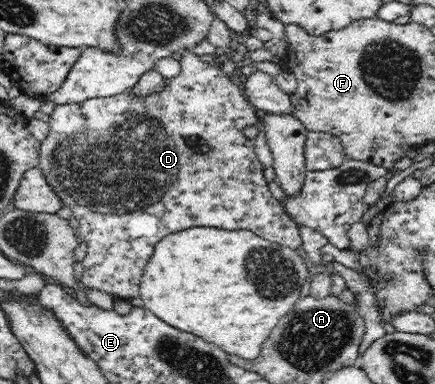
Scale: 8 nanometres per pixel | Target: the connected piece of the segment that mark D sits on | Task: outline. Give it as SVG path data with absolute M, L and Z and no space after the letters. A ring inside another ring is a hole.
M185 48L179 55L181 70L177 76L168 79L166 89L156 95L148 97L133 98L127 93L105 98L92 98L84 100L79 104L56 105L50 115L49 134L41 142L39 168L49 180L49 185L61 199L64 206L71 209L73 218L79 223L76 229L76 236L79 241L87 244L87 254L82 260L83 273L80 281L85 289L92 291L103 291L115 299L131 300L140 298L141 279L153 254L155 244L173 232L185 230L185 228L221 228L225 230L249 230L255 235L264 238L272 243L277 243L289 248L302 246L302 240L298 225L289 218L279 206L279 202L269 192L267 180L265 180L263 164L259 162L253 149L253 141L245 139L243 128L247 126L259 126L256 108L249 102L249 99L239 89L239 80L233 80L225 75L217 67L203 61L193 48Z

